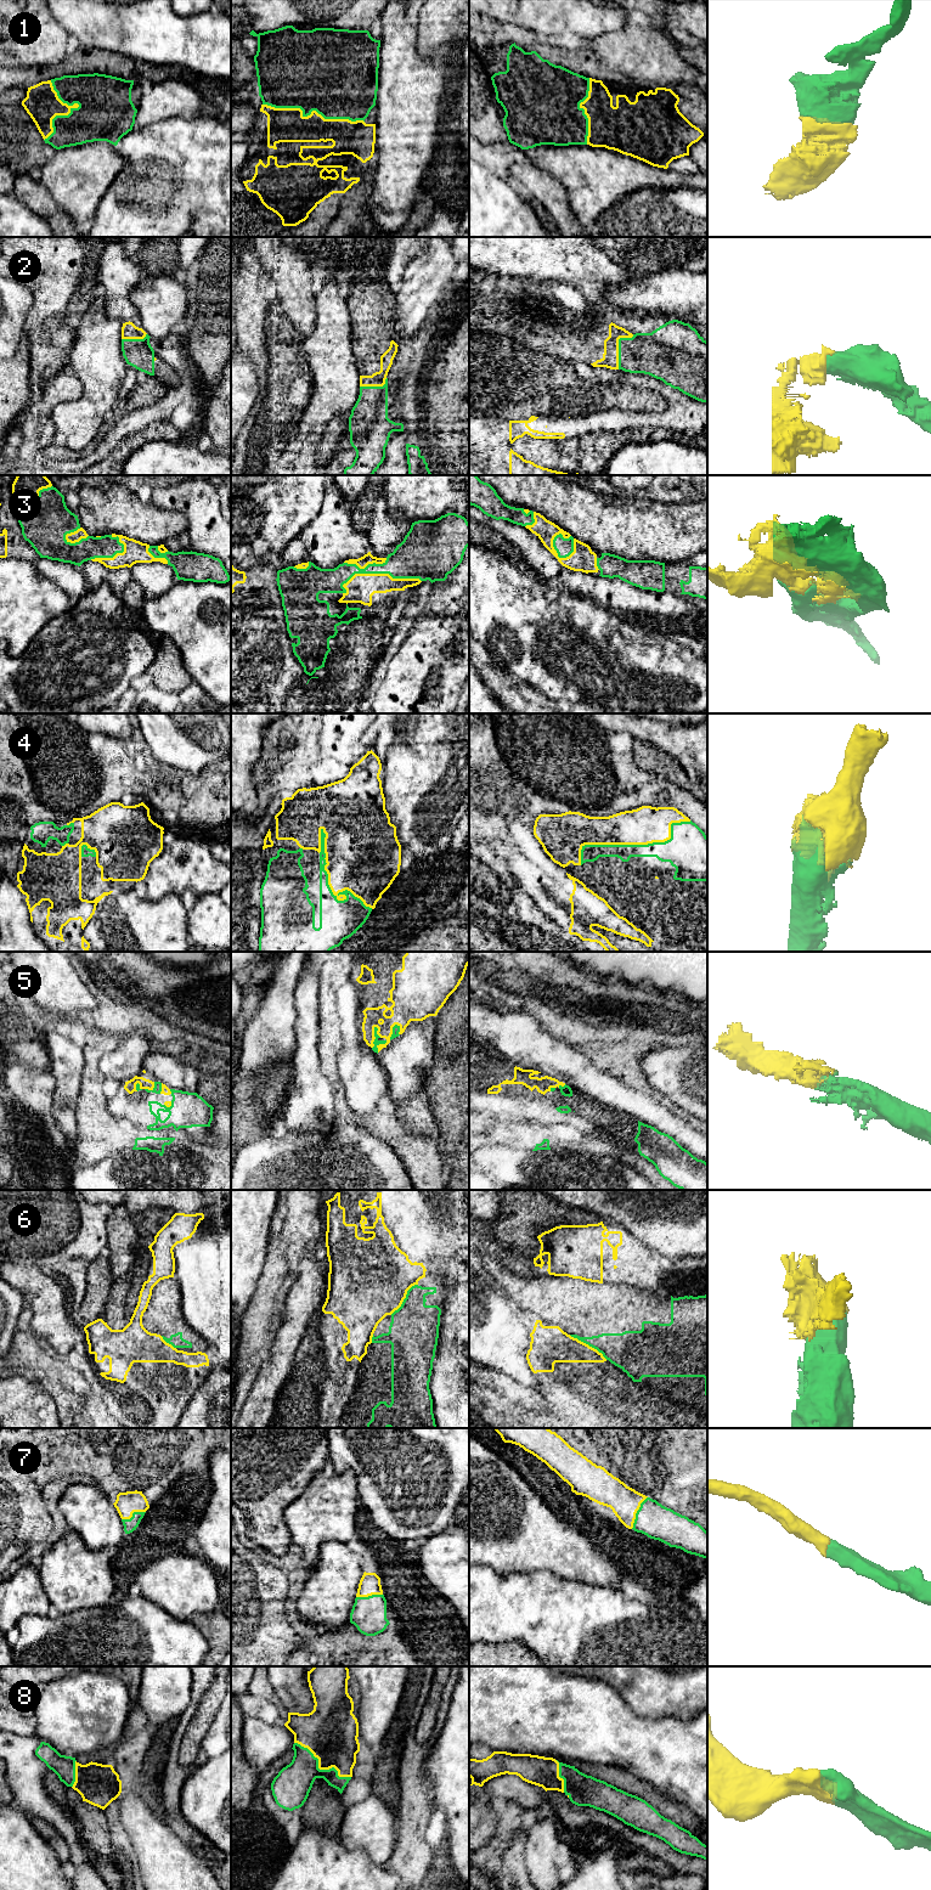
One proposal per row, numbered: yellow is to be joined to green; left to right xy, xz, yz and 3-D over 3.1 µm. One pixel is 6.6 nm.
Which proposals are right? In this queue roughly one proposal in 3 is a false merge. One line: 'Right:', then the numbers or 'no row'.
Right: 1, 2, 3, 4, 5, 7, 8

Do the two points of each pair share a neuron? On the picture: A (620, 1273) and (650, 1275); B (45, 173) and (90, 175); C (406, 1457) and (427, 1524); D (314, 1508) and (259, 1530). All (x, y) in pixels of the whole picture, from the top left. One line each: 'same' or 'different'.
A: same
B: same
C: same
D: different

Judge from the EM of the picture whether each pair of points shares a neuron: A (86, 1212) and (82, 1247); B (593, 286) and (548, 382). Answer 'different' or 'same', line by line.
A: same
B: different

